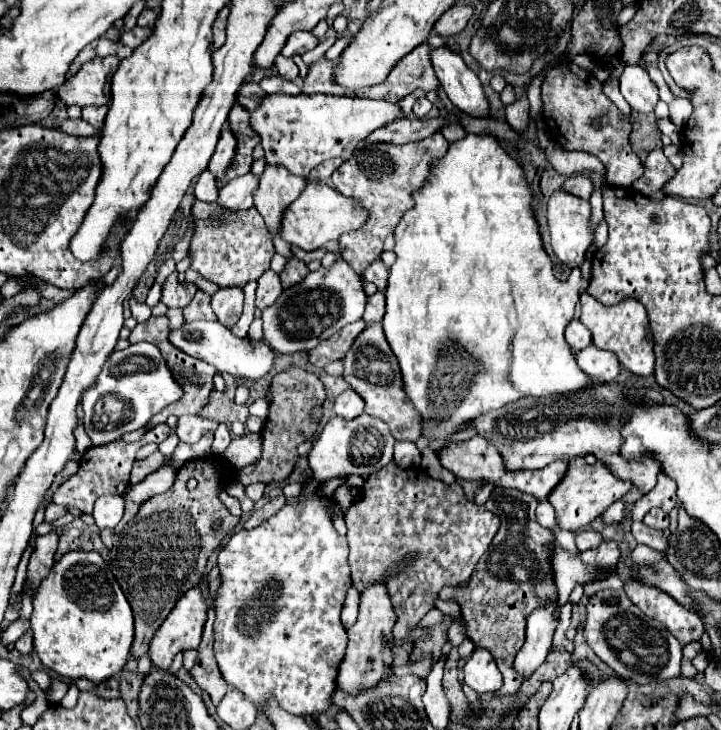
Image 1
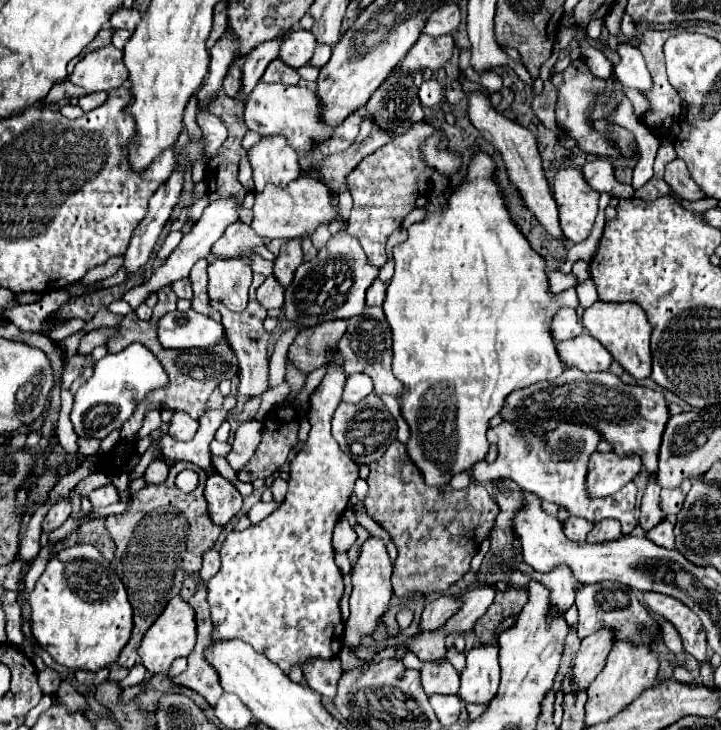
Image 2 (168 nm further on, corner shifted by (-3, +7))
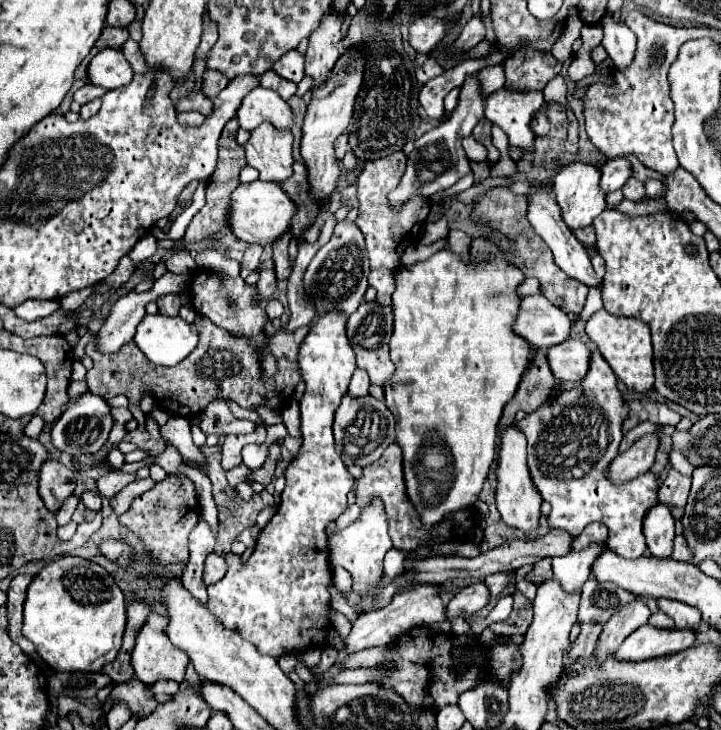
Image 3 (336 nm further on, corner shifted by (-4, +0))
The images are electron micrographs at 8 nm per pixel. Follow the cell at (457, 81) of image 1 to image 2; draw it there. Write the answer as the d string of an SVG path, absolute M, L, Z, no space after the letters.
M467 92L465 94L467 100L469 100L469 120L473 122L473 126L483 134L483 138L487 138L501 154L503 154L503 160L505 160L505 166L507 166L507 174L511 178L511 182L519 188L527 208L537 216L537 220L543 224L543 228L563 240L561 236L561 228L559 228L559 218L557 218L557 206L555 206L555 200L553 200L553 194L551 194L551 188L545 180L545 174L543 174L543 166L541 166L541 156L539 156L539 150L537 150L537 140L533 136L531 130L523 128L521 124L501 116L493 106L491 106L491 98L483 92Z

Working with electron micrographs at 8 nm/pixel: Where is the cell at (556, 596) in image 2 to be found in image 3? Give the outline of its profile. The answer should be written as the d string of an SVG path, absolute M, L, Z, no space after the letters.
M590 543L586 549L582 551L570 551L564 557L554 557L552 559L552 569L554 569L554 577L562 583L562 587L566 587L566 591L570 589L578 589L584 585L584 581L590 577L592 573L592 565L596 561L596 557L606 549L604 543Z

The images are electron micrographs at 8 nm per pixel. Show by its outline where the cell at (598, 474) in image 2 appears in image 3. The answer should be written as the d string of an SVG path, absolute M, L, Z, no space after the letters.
M656 433L640 437L630 449L620 453L612 461L608 477L614 483L624 483L638 477L640 473L646 473L654 463L654 455L658 447L660 447L660 437Z

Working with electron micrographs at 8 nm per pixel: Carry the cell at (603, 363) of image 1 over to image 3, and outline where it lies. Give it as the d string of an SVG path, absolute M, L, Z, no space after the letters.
M566 339L550 347L546 357L556 379L576 383L582 375L586 375L586 367L590 365L590 347L578 339Z

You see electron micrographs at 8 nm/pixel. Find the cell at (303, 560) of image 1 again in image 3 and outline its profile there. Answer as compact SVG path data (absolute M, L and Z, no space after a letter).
M328 311L324 315L318 315L306 339L300 345L298 351L298 365L302 381L306 383L306 391L300 399L300 419L302 419L302 447L298 457L288 465L286 469L286 487L282 491L282 501L278 513L270 519L270 523L262 529L260 539L246 563L234 553L226 555L228 573L216 583L208 587L208 607L214 611L214 615L222 617L224 627L234 627L240 631L240 635L254 643L258 651L270 655L270 657L282 657L284 653L302 653L314 647L322 645L322 635L326 635L330 621L328 621L328 609L330 609L330 563L328 563L328 537L326 537L326 525L334 519L338 519L346 505L346 495L350 493L354 485L354 477L348 473L348 467L340 459L340 455L334 449L334 437L332 437L332 421L334 411L342 399L342 395L348 391L350 377L356 369L356 357L352 351L352 345L346 335L346 315L342 311Z

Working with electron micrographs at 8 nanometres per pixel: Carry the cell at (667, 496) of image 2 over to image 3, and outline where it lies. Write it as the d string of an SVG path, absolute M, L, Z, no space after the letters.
M670 469L666 481L660 487L662 503L672 505L672 507L684 507L686 505L686 497L690 493L690 481L692 479L688 475L682 475L680 471Z

